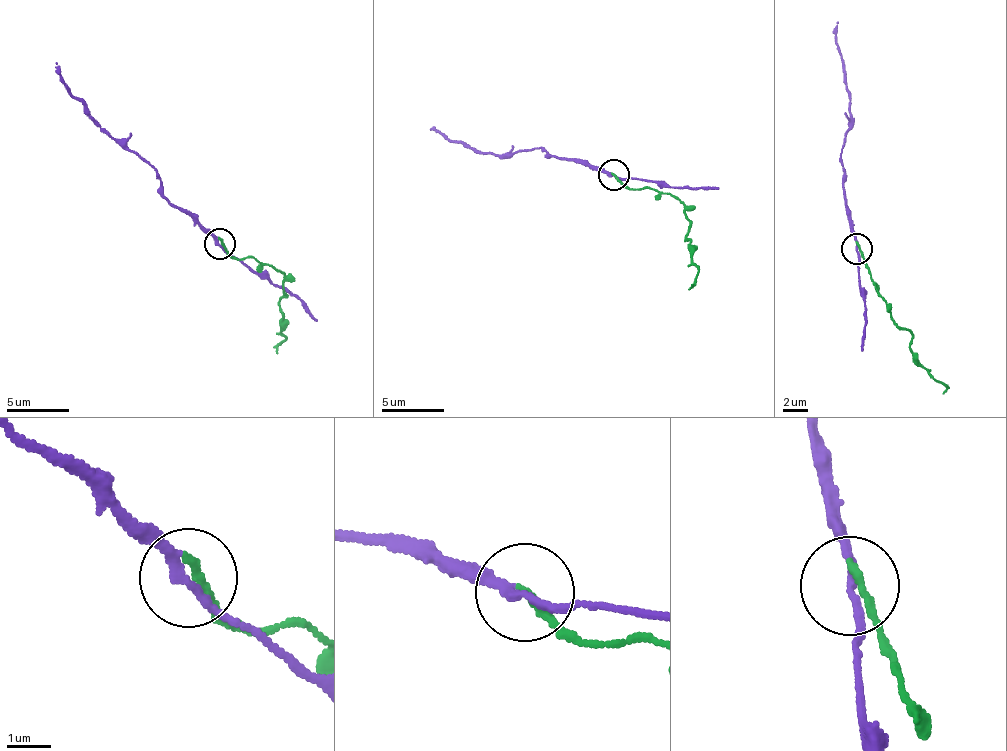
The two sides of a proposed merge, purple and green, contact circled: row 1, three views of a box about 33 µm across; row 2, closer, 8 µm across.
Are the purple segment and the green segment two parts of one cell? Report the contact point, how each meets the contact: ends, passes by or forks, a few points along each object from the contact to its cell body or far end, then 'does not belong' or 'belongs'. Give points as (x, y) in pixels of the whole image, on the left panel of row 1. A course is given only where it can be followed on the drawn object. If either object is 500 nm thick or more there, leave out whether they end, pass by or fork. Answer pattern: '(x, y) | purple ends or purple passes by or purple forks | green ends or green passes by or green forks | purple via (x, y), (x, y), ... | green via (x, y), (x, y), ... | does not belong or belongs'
(220, 244) | purple passes by | green ends | purple via (220, 243), (169, 201), (153, 169), (124, 149), (99, 124), (66, 86), (57, 61) | green via (220, 242), (232, 255), (256, 257), (283, 275), (280, 302), (284, 343), (277, 347), (277, 354) | does not belong

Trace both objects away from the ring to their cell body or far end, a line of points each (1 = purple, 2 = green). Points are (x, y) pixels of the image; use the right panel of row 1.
1: (855, 248), (839, 153), (849, 128), (849, 98), (837, 47), (839, 21)
2: (858, 248), (869, 266), (876, 291), (887, 302), (890, 317), (911, 335), (912, 357), (945, 388), (942, 394)

